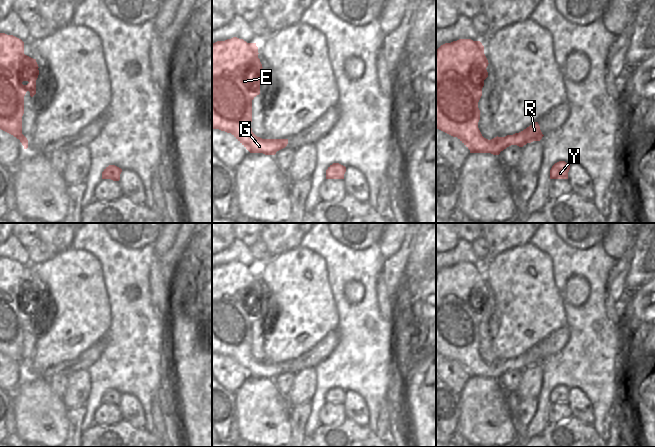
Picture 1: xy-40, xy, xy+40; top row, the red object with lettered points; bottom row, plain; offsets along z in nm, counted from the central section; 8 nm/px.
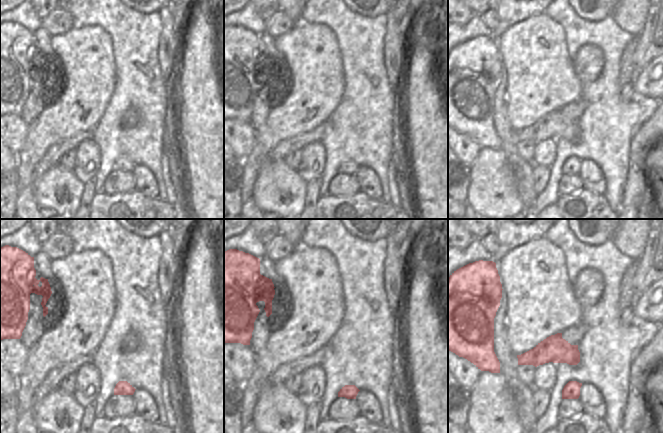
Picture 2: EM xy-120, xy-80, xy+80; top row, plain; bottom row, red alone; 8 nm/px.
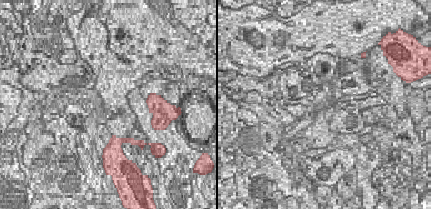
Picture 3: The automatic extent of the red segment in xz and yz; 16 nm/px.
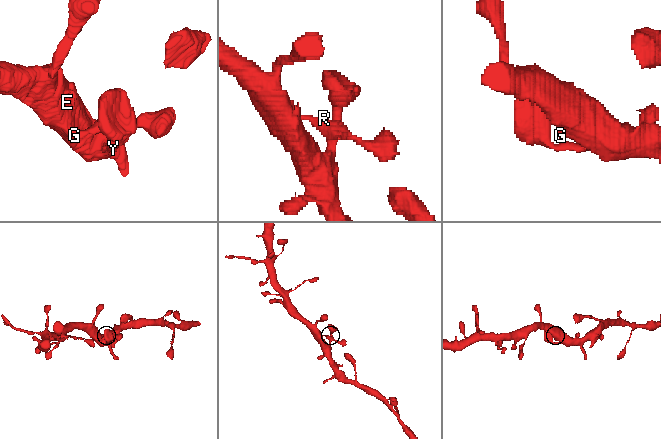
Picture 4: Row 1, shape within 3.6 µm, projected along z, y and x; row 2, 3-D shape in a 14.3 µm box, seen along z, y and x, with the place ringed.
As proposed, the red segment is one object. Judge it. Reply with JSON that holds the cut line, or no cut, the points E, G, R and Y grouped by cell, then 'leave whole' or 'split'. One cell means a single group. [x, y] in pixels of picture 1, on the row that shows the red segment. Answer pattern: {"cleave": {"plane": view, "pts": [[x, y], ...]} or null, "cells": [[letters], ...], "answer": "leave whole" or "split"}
{"cleave": null, "cells": [["E", "G", "R", "Y"]], "answer": "leave whole"}

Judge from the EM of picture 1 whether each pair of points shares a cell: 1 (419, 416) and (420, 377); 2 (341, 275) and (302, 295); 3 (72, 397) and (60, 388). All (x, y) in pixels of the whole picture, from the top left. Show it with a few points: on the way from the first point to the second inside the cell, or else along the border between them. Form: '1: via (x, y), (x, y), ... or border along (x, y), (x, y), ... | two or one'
1: via (415, 406), (414, 387) | one
2: border along (323, 258), (326, 264), (327, 281), (335, 303) | two
3: border along (68, 377), (68, 385), (62, 397) | two

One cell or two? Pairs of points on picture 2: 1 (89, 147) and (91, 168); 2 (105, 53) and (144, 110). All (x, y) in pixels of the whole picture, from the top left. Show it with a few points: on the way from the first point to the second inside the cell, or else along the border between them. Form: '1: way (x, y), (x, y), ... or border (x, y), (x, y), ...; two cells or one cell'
1: way (89, 152), (89, 163); one cell
2: border (111, 46), (115, 64), (115, 87), (113, 92); two cells

